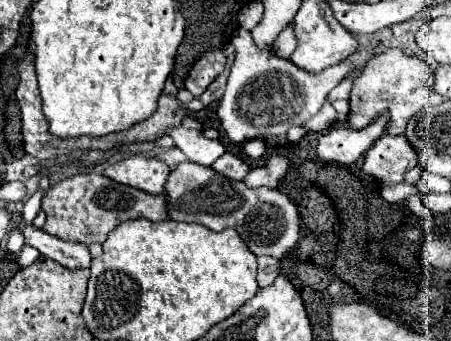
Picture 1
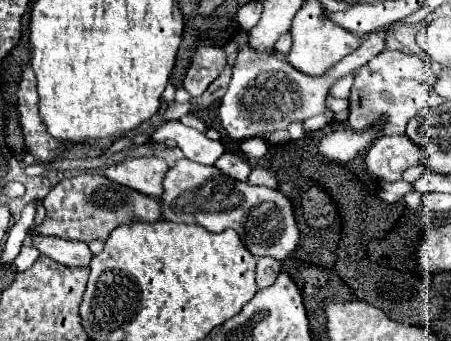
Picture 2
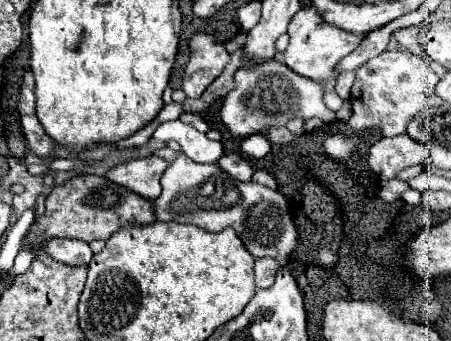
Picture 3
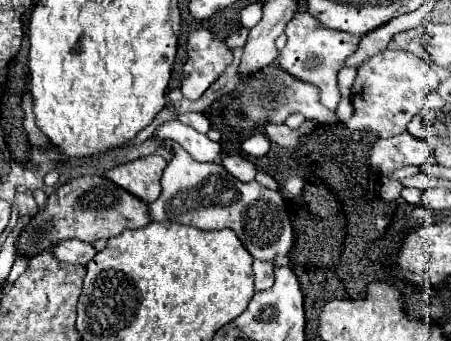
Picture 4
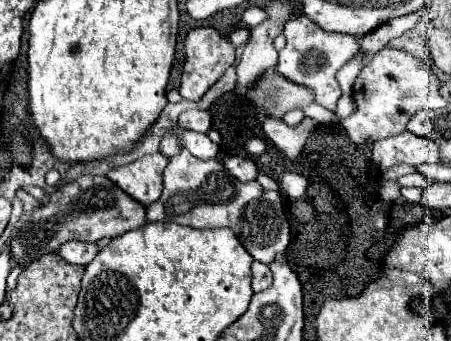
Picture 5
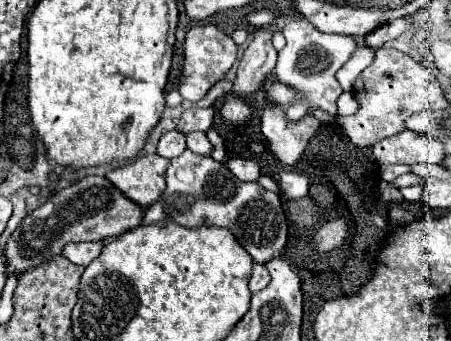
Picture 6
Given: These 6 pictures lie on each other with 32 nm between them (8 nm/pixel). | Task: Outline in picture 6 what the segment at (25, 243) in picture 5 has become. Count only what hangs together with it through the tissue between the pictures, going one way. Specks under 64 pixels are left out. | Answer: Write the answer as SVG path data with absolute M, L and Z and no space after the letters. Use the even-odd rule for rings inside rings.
M86 176L76 184L52 194L40 208L28 214L20 226L10 234L4 258L6 276L22 276L30 268L44 264L52 256L58 256L70 242L92 242L104 238L116 238L126 230L140 226L142 208L130 202L120 190L116 190L106 178Z

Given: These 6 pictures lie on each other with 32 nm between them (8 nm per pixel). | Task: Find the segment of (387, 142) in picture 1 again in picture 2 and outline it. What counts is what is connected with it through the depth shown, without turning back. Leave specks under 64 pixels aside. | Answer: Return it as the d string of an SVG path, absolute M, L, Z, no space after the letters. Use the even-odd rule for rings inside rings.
M406 134L380 136L366 154L366 168L386 182L400 180L402 172L410 166L422 164L424 150L414 144Z

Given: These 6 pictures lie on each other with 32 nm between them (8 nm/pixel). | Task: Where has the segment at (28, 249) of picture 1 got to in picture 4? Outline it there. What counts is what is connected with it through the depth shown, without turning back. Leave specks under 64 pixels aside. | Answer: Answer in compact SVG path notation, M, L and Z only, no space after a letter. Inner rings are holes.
M22 256L16 258L16 262L14 262L14 266L12 266L12 272L10 272L10 276L8 276L8 288L14 286L14 282L18 280L18 276L26 270L26 264L28 264L28 260L24 260Z

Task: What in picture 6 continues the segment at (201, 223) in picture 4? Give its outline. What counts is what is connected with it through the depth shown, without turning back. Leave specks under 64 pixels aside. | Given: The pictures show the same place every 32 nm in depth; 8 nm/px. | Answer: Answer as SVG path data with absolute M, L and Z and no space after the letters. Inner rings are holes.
M184 150L180 156L170 160L166 172L166 190L162 196L144 210L142 226L156 222L176 222L180 226L220 226L228 228L240 246L258 262L264 264L280 254L286 246L288 224L286 214L282 210L280 196L276 192L264 190L258 182L242 182L234 174L230 174L224 162L216 162L210 156L194 154L192 150ZM182 168L194 170L194 180L182 182L176 172Z

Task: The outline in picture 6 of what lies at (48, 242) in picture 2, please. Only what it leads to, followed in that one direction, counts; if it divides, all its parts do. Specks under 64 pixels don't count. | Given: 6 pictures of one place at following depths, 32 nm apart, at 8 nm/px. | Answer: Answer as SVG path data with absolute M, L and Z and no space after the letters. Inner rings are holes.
M98 240L98 242L80 242L80 244L68 244L64 248L64 256L72 262L72 264L82 264L82 266L88 266L94 258L100 256L104 248L104 242Z

